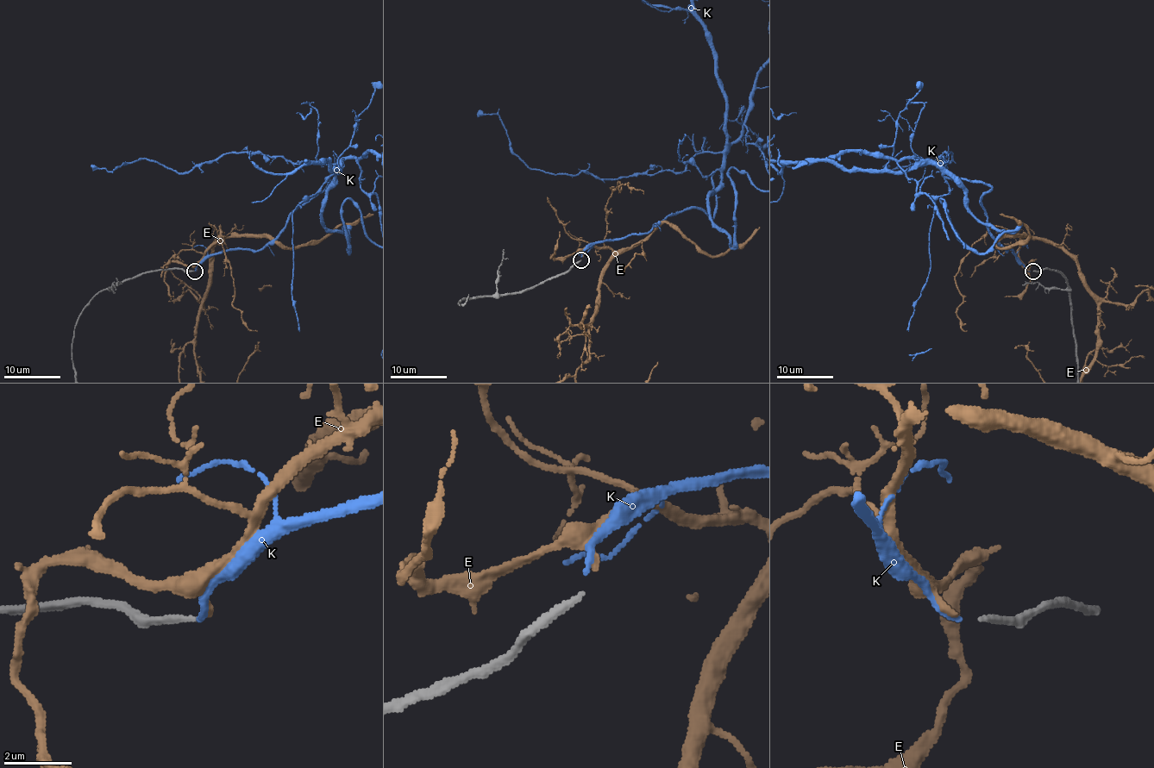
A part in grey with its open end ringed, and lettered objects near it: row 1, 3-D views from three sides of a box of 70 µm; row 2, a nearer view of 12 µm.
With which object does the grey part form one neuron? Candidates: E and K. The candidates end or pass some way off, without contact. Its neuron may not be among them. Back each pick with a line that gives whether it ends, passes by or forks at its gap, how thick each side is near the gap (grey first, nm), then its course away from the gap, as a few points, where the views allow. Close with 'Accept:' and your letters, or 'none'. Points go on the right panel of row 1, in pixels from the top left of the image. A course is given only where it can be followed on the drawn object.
E: it ends; calibres 170 and 170 nm
Accept: E

